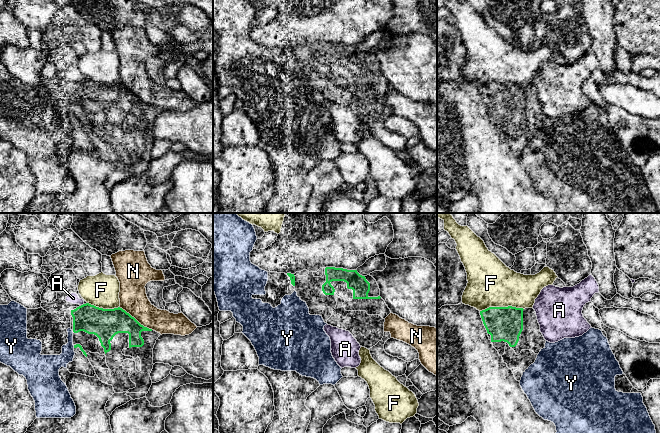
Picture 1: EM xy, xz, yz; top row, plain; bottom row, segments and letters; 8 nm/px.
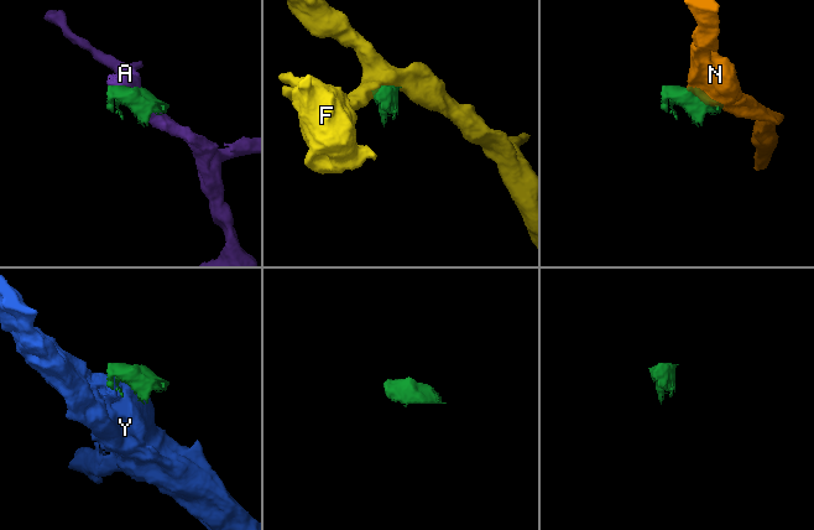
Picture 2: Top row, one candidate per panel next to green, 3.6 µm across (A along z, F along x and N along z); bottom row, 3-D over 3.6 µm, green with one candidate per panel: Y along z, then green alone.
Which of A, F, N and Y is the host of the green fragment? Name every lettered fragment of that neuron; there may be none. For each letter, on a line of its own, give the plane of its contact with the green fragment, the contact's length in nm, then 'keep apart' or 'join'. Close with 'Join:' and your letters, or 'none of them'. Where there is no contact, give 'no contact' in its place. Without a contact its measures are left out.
A: meets green in xy; contact 30 nm long; keep apart
F: meets green in yz; contact 360 nm long; keep apart
N: meets green in xy; contact 320 nm long; keep apart
Y: meets green in xy; contact 30 nm long; keep apart
Join: none of them

